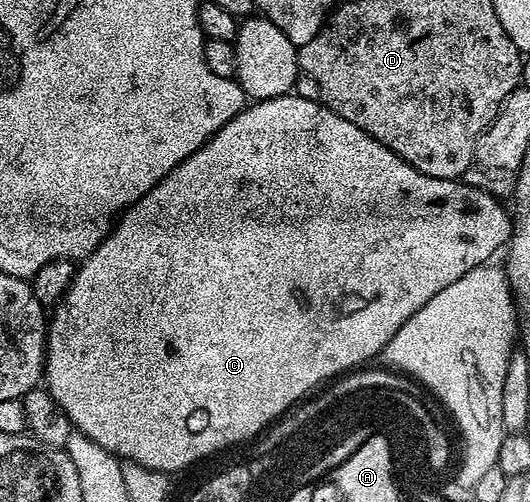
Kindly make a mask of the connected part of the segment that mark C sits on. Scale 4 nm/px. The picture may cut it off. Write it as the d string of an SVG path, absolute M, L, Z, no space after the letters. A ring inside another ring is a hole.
M290 93L250 102L234 119L227 121L227 125L223 125L223 129L219 129L213 134L198 151L191 153L191 157L183 160L170 175L163 177L163 181L159 181L159 185L150 189L138 203L132 203L126 211L121 212L119 218L114 222L113 230L109 232L109 236L90 255L86 255L84 259L80 260L79 266L74 270L73 280L67 293L61 302L52 308L51 318L47 323L44 378L47 380L49 395L61 406L62 413L72 421L74 428L80 434L91 437L96 443L103 445L103 449L107 449L122 461L138 463L152 471L174 473L173 471L181 471L184 467L199 462L200 459L208 460L215 453L215 449L222 449L223 445L236 440L236 438L241 439L257 433L276 411L281 411L281 407L285 407L291 400L297 399L297 395L305 392L305 387L313 387L313 383L317 383L317 379L325 379L334 373L339 373L341 369L350 368L361 357L374 355L378 349L386 347L395 337L395 333L399 333L399 329L404 323L415 313L419 313L419 309L423 309L423 305L427 305L427 301L431 301L431 297L435 297L435 293L439 293L441 289L447 289L447 285L451 285L451 281L459 281L459 277L471 273L471 269L486 266L492 260L489 258L508 244L513 235L510 208L508 206L505 208L501 204L504 202L498 196L485 190L484 187L474 185L472 182L470 182L471 184L465 182L456 179L427 177L427 173L419 173L419 169L415 169L407 161L403 161L403 157L399 157L391 149L387 149L387 145L383 145L379 141L375 141L375 137L363 133L363 129L359 129L359 125L351 125L351 121L343 121L343 117L339 117L320 101L305 100L303 97Z

